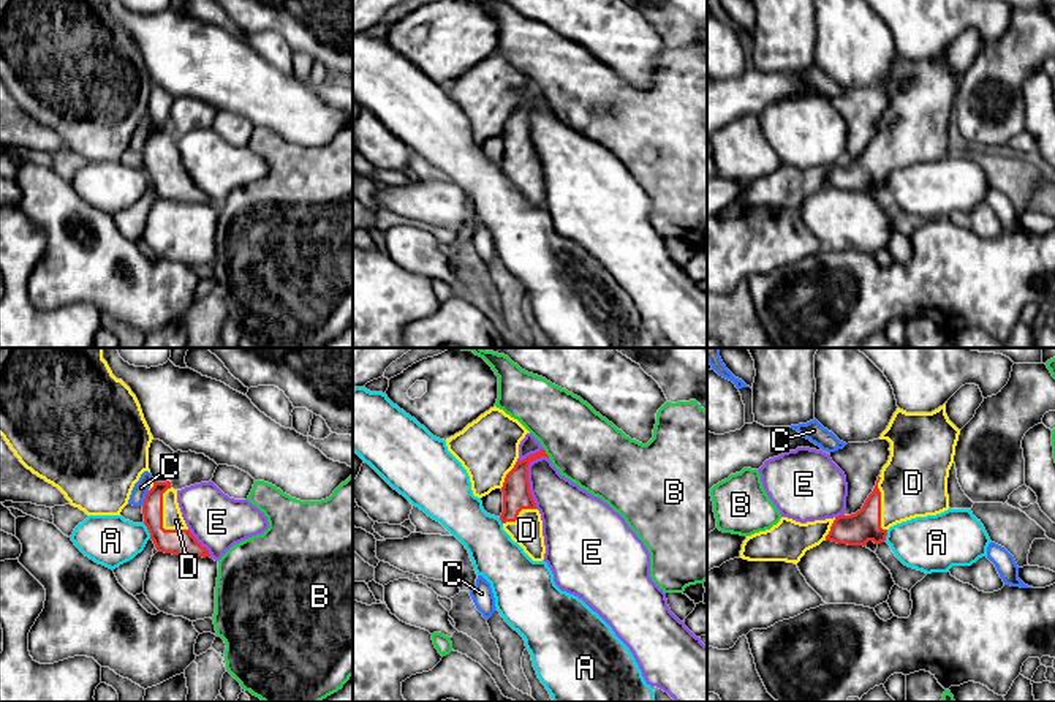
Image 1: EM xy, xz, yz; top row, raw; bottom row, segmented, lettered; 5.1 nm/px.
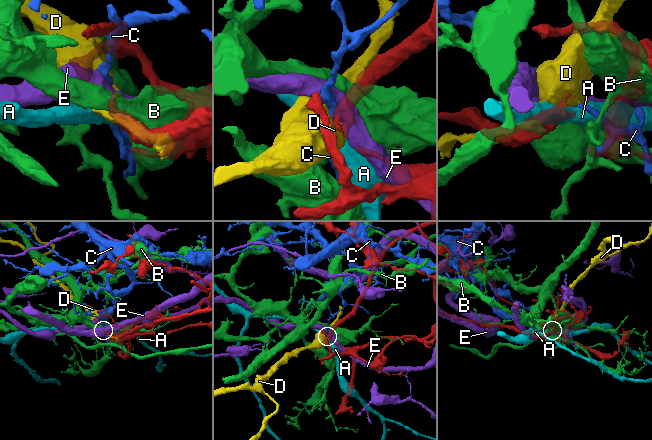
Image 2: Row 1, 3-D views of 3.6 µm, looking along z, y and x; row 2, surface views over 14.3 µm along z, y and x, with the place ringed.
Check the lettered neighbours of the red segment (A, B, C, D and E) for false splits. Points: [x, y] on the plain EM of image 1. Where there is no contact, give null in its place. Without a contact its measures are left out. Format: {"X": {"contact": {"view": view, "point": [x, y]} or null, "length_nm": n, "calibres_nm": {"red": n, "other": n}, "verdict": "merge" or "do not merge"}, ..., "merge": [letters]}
{"A": {"contact": {"view": "xy", "point": [149, 177]}, "length_nm": 90, "calibres_nm": {"red": 130, "other": 260}, "verdict": "do not merge"}, "B": {"contact": {"view": "xz", "point": [546, 100]}, "length_nm": 60, "calibres_nm": {"red": 140, "other": 360}, "verdict": "do not merge"}, "C": {"contact": {"view": "xy", "point": [146, 144]}, "length_nm": 90, "calibres_nm": {"red": 130, "other": 80}, "verdict": "do not merge"}, "D": {"contact": {"view": "xy", "point": [162, 165]}, "length_nm": 240, "calibres_nm": {"red": 130, "other": 100}, "verdict": "merge"}, "E": {"contact": {"view": "xz", "point": [527, 124]}, "length_nm": 280, "calibres_nm": {"red": 140, "other": 260}, "verdict": "do not merge"}, "merge": ["D"]}

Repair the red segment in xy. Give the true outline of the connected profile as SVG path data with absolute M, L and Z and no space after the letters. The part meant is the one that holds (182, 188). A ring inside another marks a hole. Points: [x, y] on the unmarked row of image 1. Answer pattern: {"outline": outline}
{"outline": "M150 128L142 150L144 171L158 198L180 202L210 202L188 176L171 128Z"}

